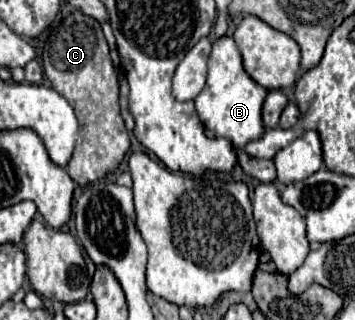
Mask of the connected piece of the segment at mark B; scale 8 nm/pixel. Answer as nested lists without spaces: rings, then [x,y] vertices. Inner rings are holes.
[[[222,37],[212,43],[212,53],[208,61],[208,81],[202,93],[196,97],[196,111],[202,123],[216,131],[218,137],[234,141],[236,147],[244,149],[246,143],[258,141],[264,135],[262,123],[262,105],[268,95],[268,89],[254,83],[242,67],[240,51],[232,37]]]

